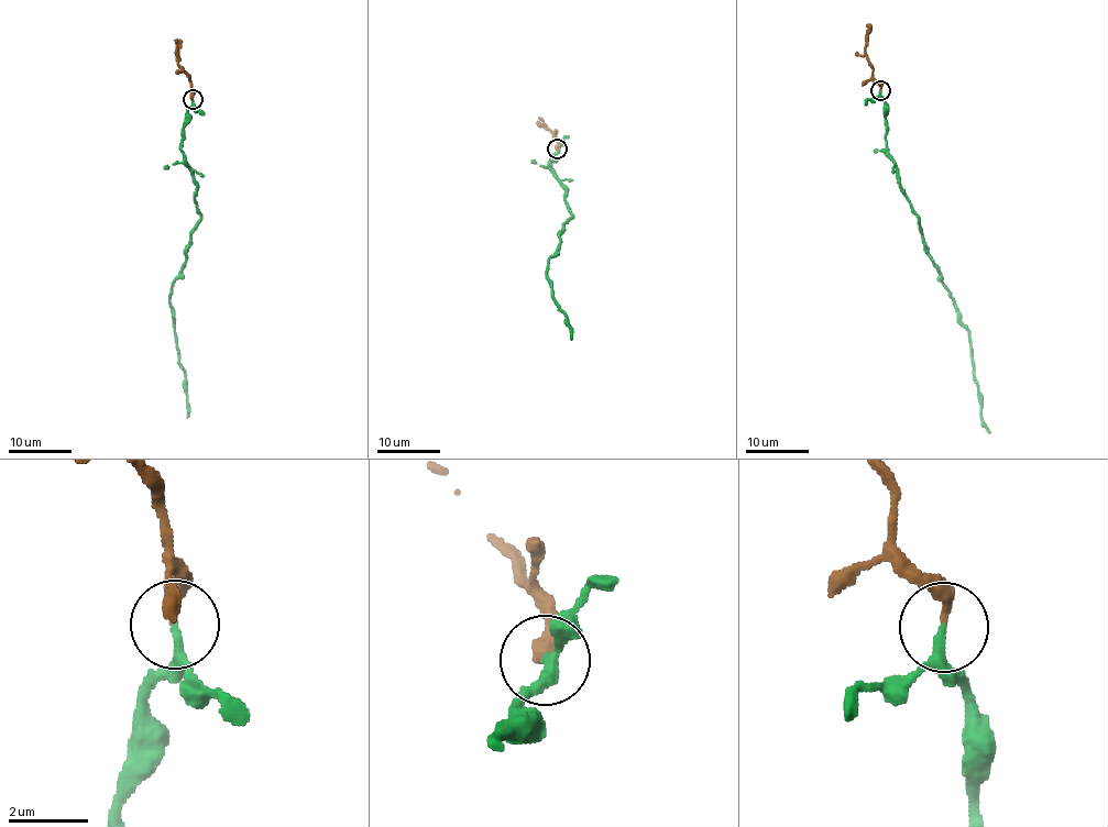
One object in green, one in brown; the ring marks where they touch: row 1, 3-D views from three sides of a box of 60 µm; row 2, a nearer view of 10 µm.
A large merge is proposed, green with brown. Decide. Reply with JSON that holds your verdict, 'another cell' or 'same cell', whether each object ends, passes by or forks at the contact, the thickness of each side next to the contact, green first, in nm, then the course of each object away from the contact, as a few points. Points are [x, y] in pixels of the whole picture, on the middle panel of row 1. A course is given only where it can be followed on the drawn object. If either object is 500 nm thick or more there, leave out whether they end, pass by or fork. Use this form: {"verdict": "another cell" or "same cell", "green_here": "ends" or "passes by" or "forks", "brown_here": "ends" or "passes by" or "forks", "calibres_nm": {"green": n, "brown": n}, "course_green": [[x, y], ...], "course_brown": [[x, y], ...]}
{"verdict": "same cell", "green_here": "passes by", "brown_here": "ends", "calibres_nm": {"green": 170, "brown": 280}, "course_green": [[557, 150], [548, 167], [566, 190], [565, 200], [571, 217], [565, 224], [547, 273], [572, 339]], "course_brown": [[557, 150], [555, 135], [540, 122], [538, 125]]}

